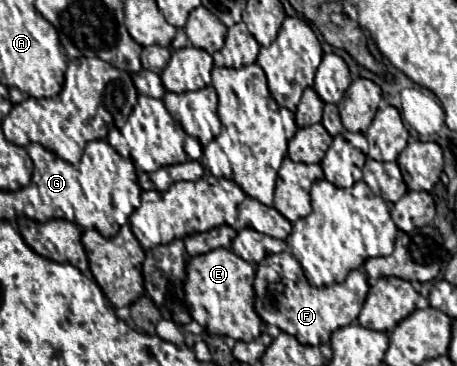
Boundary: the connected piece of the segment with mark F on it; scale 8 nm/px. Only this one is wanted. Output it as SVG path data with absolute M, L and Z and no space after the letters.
M284 251L268 255L256 267L256 313L264 323L276 325L304 345L328 345L330 335L336 329L346 327L358 319L368 289L368 277L358 269L354 269L344 283L336 283L332 287L312 287L294 255Z

